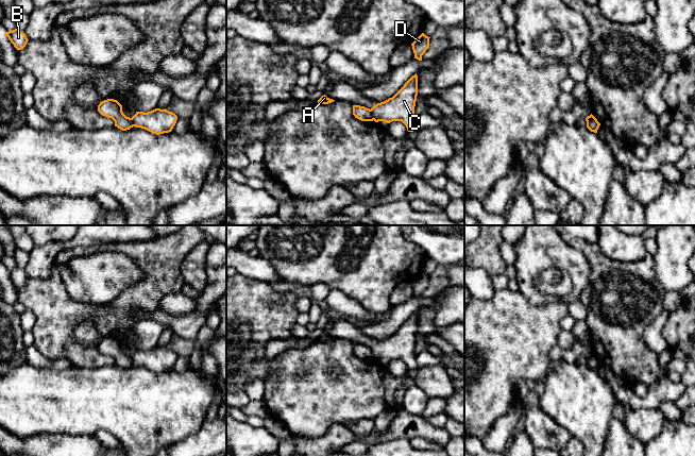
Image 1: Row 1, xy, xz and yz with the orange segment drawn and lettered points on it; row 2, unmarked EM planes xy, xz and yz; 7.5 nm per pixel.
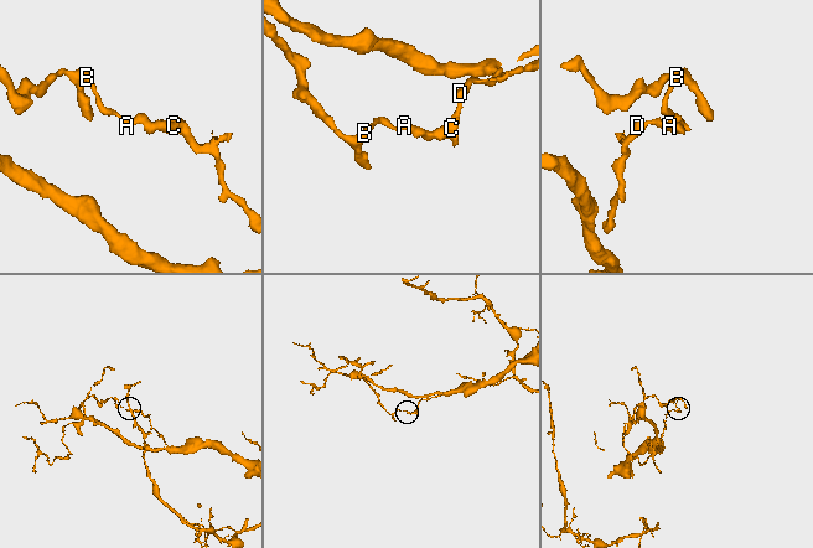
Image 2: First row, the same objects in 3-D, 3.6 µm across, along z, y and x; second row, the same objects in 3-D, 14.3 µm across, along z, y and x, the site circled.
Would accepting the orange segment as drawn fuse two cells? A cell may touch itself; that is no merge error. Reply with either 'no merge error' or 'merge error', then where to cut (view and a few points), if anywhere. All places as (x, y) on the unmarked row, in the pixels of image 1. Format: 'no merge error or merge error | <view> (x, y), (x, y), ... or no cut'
merge error | xz (370, 348), (373, 357)

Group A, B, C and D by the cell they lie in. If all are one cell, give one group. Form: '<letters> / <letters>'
A B / C D

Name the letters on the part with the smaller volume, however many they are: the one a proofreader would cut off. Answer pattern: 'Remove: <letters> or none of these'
Remove: A, B

